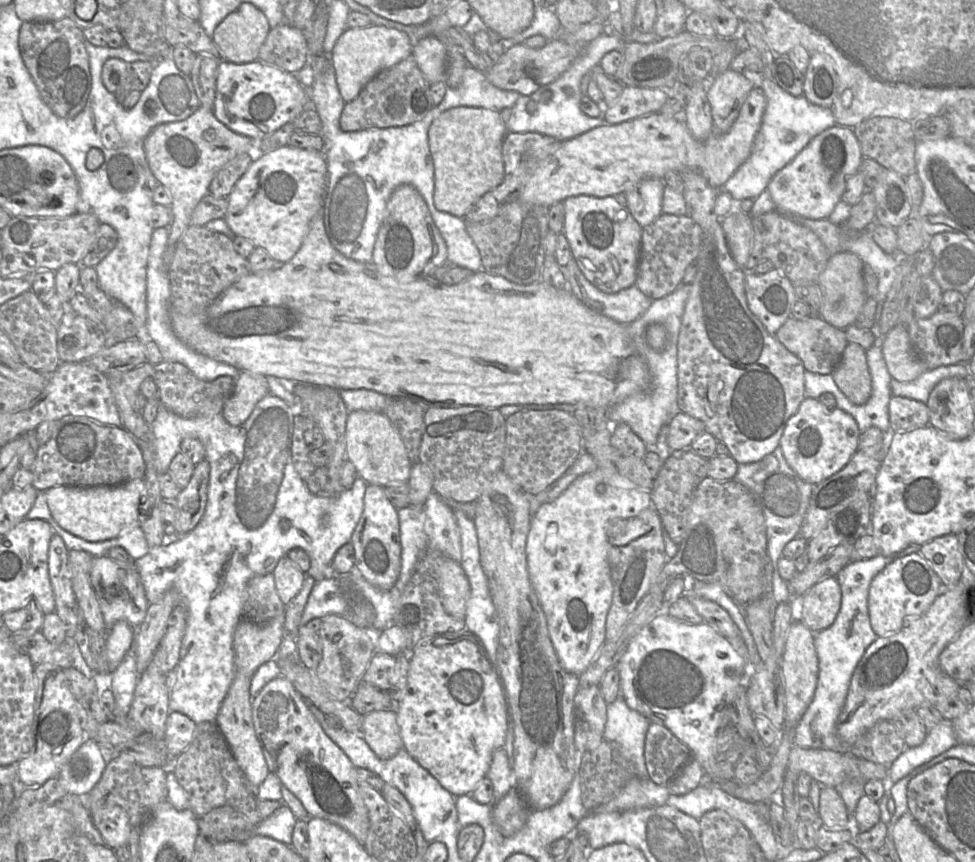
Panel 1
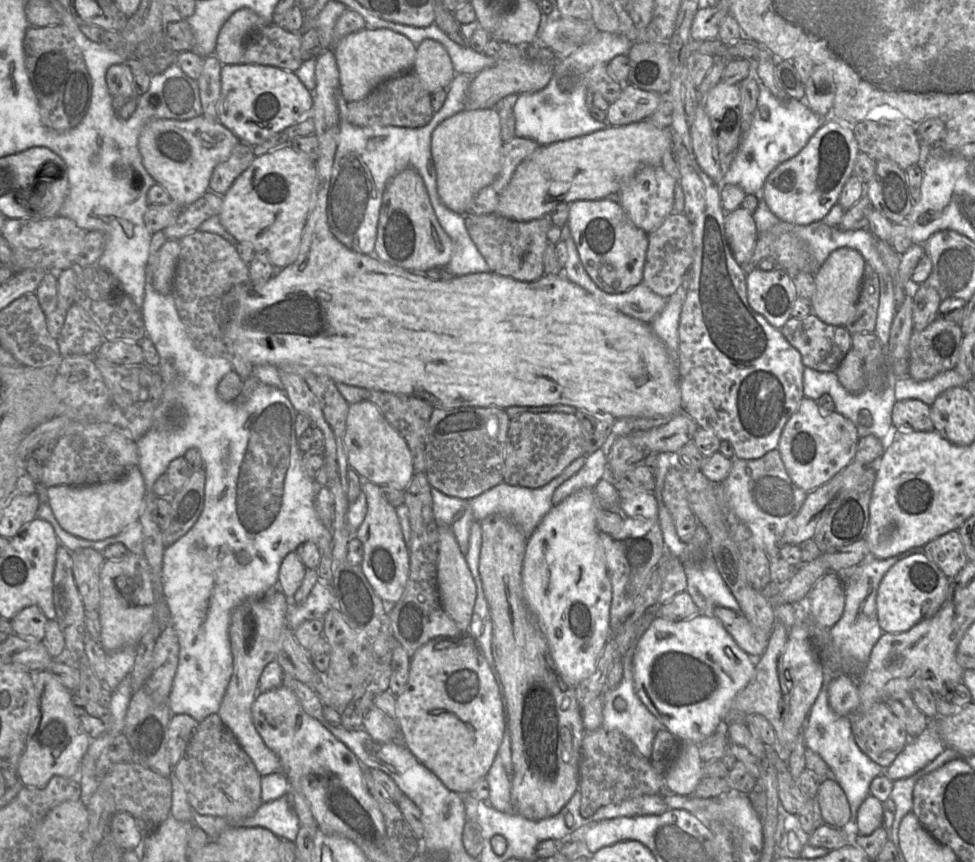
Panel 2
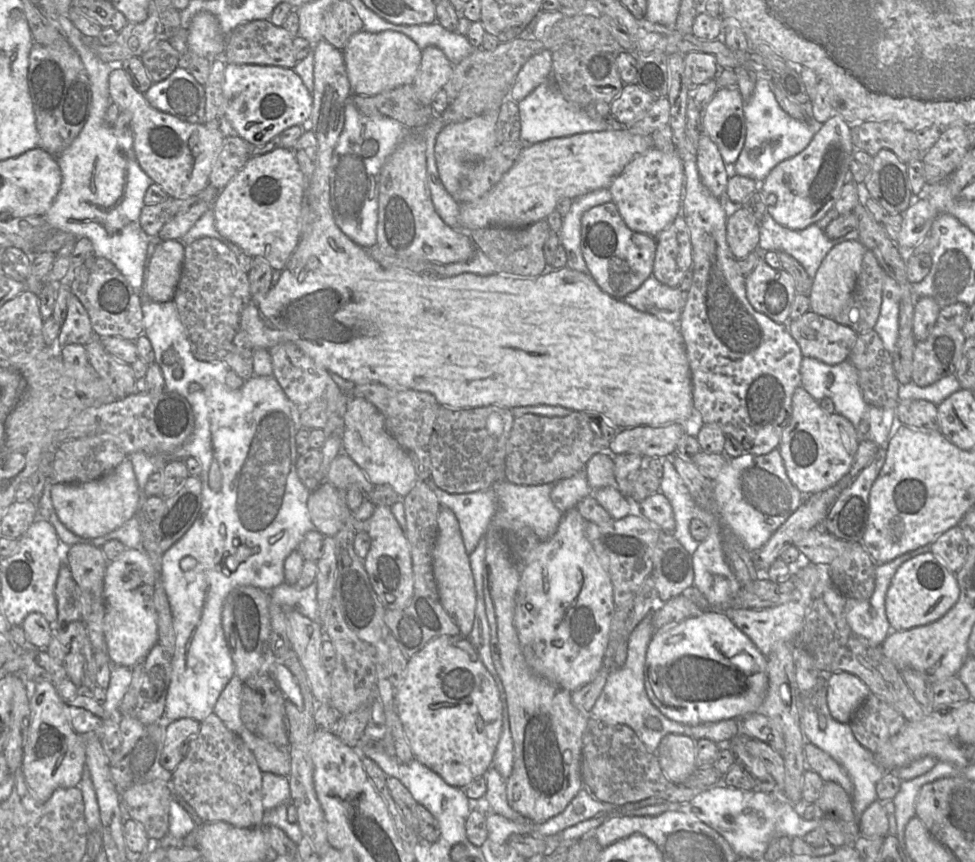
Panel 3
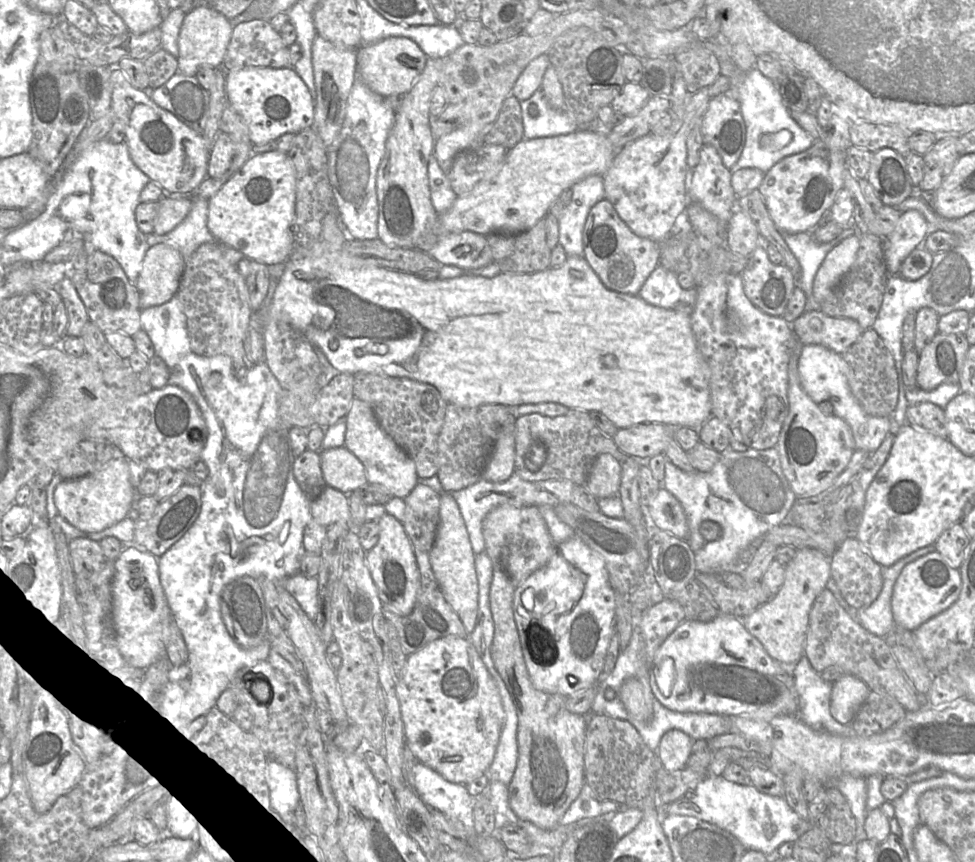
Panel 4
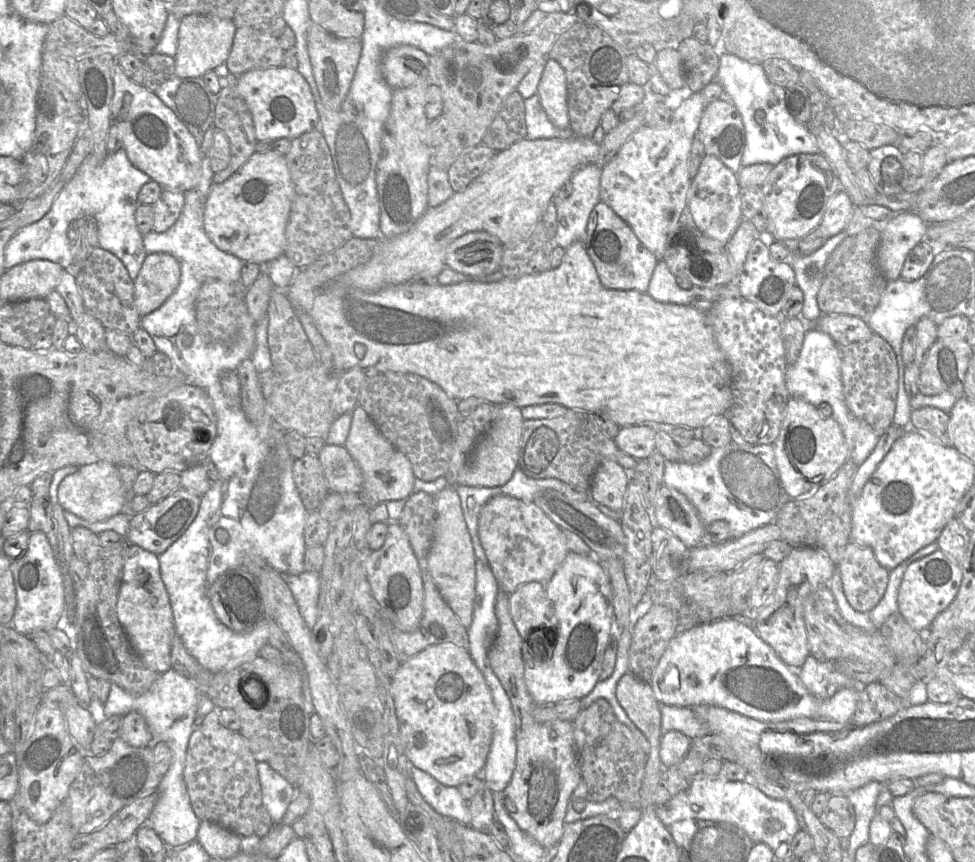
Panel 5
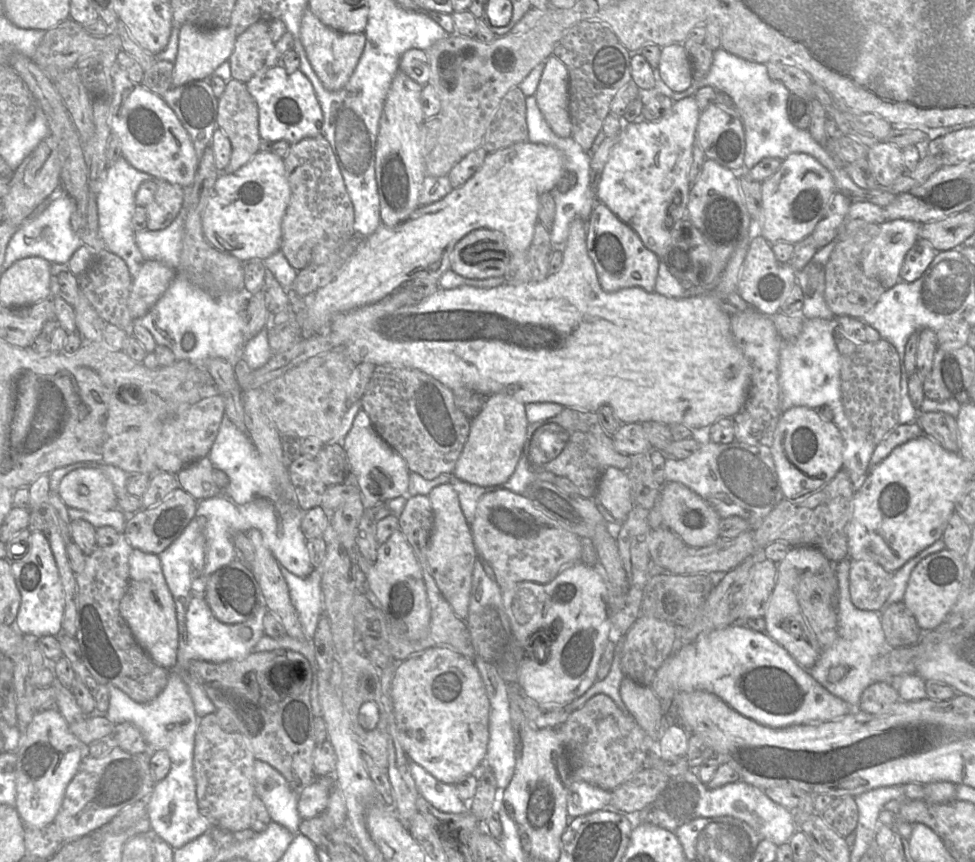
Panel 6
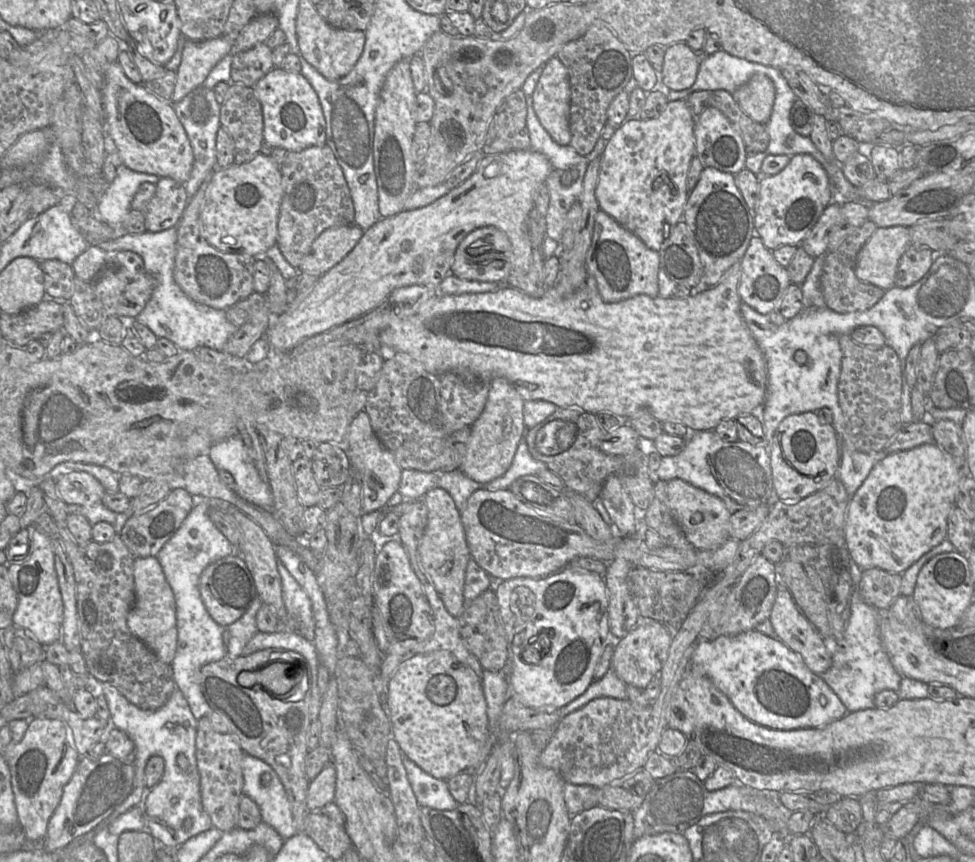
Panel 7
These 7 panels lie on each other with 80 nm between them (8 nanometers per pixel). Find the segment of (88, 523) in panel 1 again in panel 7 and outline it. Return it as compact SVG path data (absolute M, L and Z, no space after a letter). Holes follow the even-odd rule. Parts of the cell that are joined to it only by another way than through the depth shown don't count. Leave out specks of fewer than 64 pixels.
M85 471L65 473L57 479L56 484L58 494L66 504L91 506L102 502L106 492L102 484Z

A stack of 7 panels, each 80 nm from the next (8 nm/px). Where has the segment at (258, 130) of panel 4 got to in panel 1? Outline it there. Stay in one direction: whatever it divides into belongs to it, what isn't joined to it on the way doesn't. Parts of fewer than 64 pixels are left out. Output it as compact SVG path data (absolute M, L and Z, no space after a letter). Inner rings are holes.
M220 60L213 114L231 131L261 140L293 121L306 101L306 88L296 75L261 61L235 64Z

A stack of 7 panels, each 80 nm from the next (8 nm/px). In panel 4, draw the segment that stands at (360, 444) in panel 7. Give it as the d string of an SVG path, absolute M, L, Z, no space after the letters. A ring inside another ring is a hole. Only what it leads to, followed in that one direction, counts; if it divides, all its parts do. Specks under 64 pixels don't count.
M354 397L345 421L344 446L364 465L368 483L384 487L391 497L404 499L418 481L413 459L382 429L367 402Z

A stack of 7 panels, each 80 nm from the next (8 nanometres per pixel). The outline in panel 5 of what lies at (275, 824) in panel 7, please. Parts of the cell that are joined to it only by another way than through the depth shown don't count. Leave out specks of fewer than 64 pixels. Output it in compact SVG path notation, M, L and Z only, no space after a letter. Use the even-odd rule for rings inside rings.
M257 762L257 772L262 790L262 804L268 810L273 823L281 824L297 789L265 762Z

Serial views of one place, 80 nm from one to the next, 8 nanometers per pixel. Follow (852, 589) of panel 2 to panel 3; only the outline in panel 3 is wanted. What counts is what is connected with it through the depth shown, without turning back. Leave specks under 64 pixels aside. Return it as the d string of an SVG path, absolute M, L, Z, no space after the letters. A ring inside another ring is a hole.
M929 546L903 554L890 562L877 564L873 595L867 600L847 598L844 618L856 635L875 646L884 642L892 631L885 609L886 594L892 578L904 562L926 552L930 552Z

